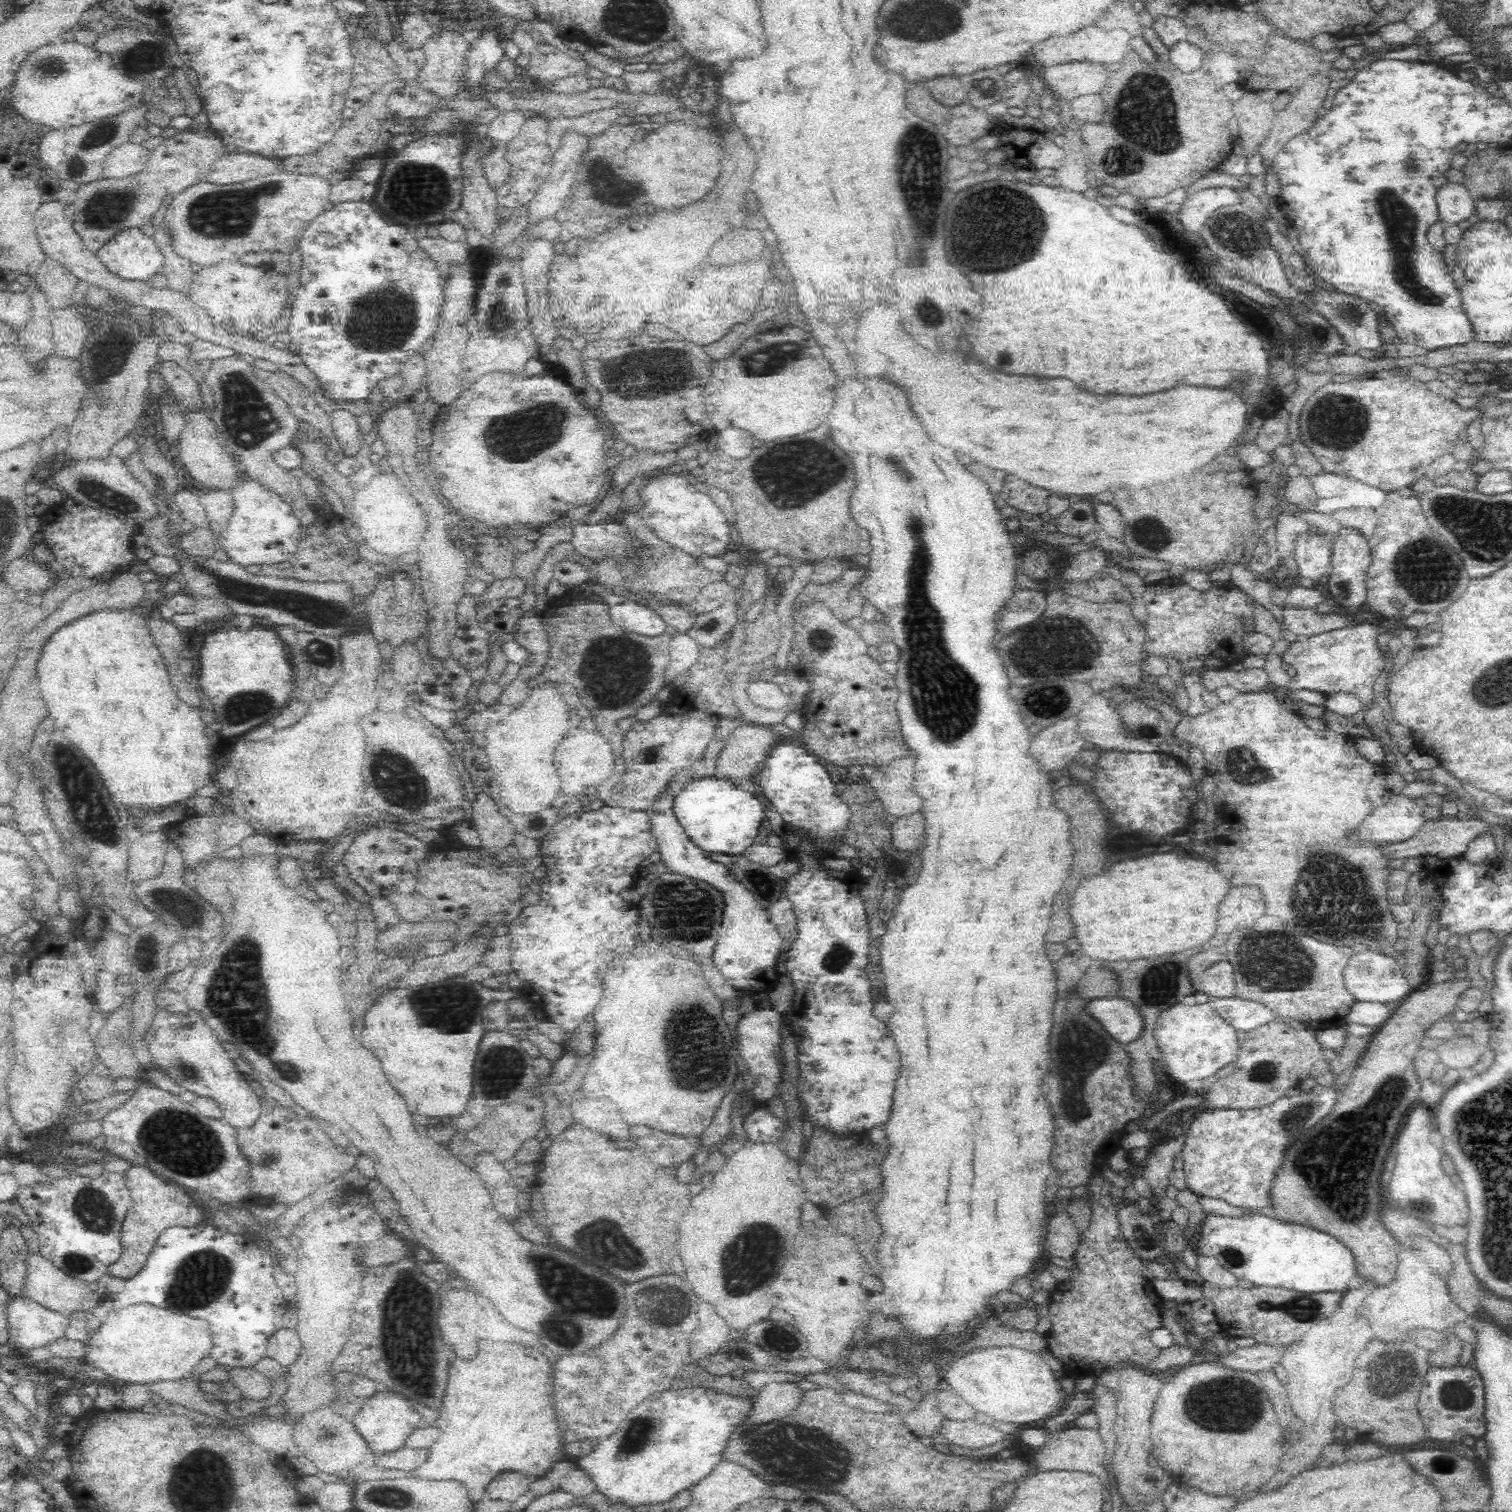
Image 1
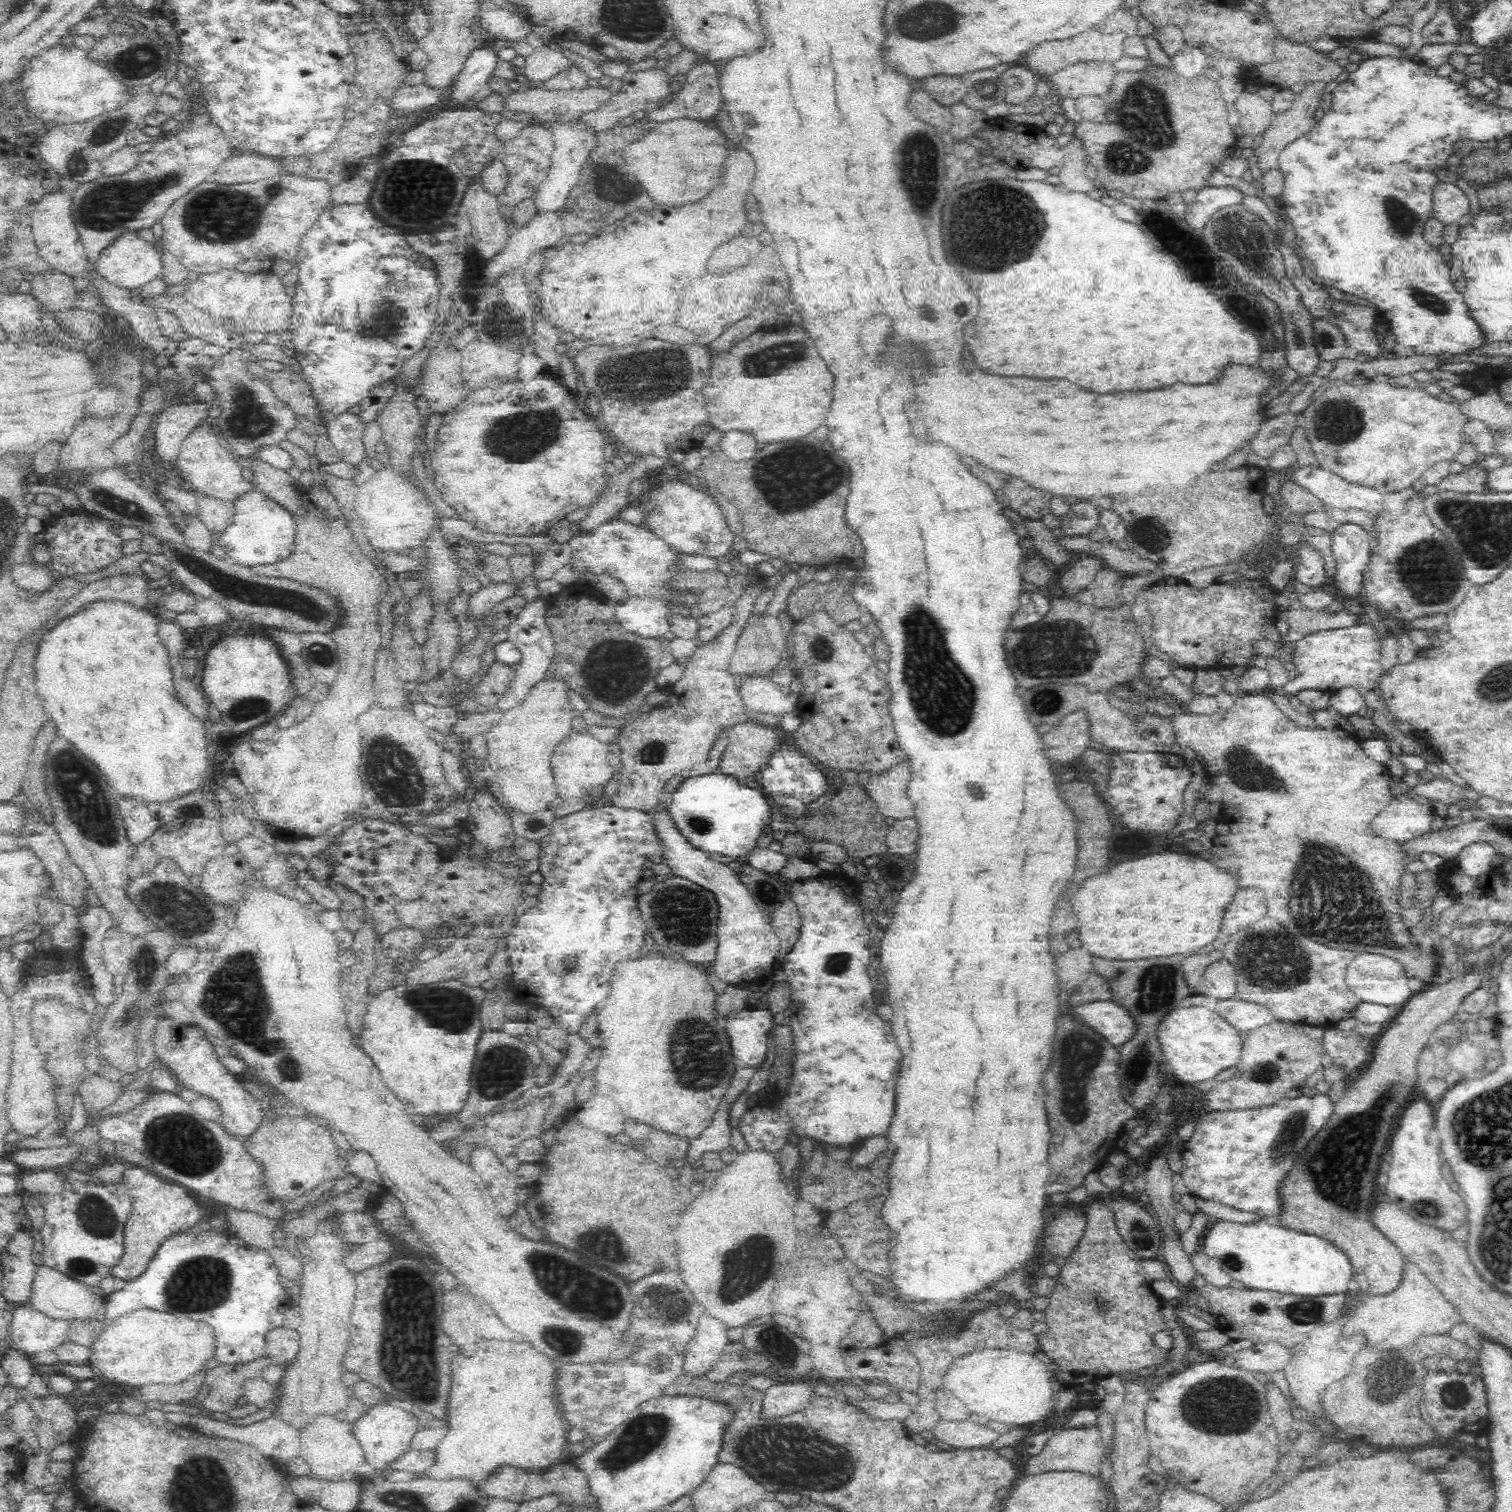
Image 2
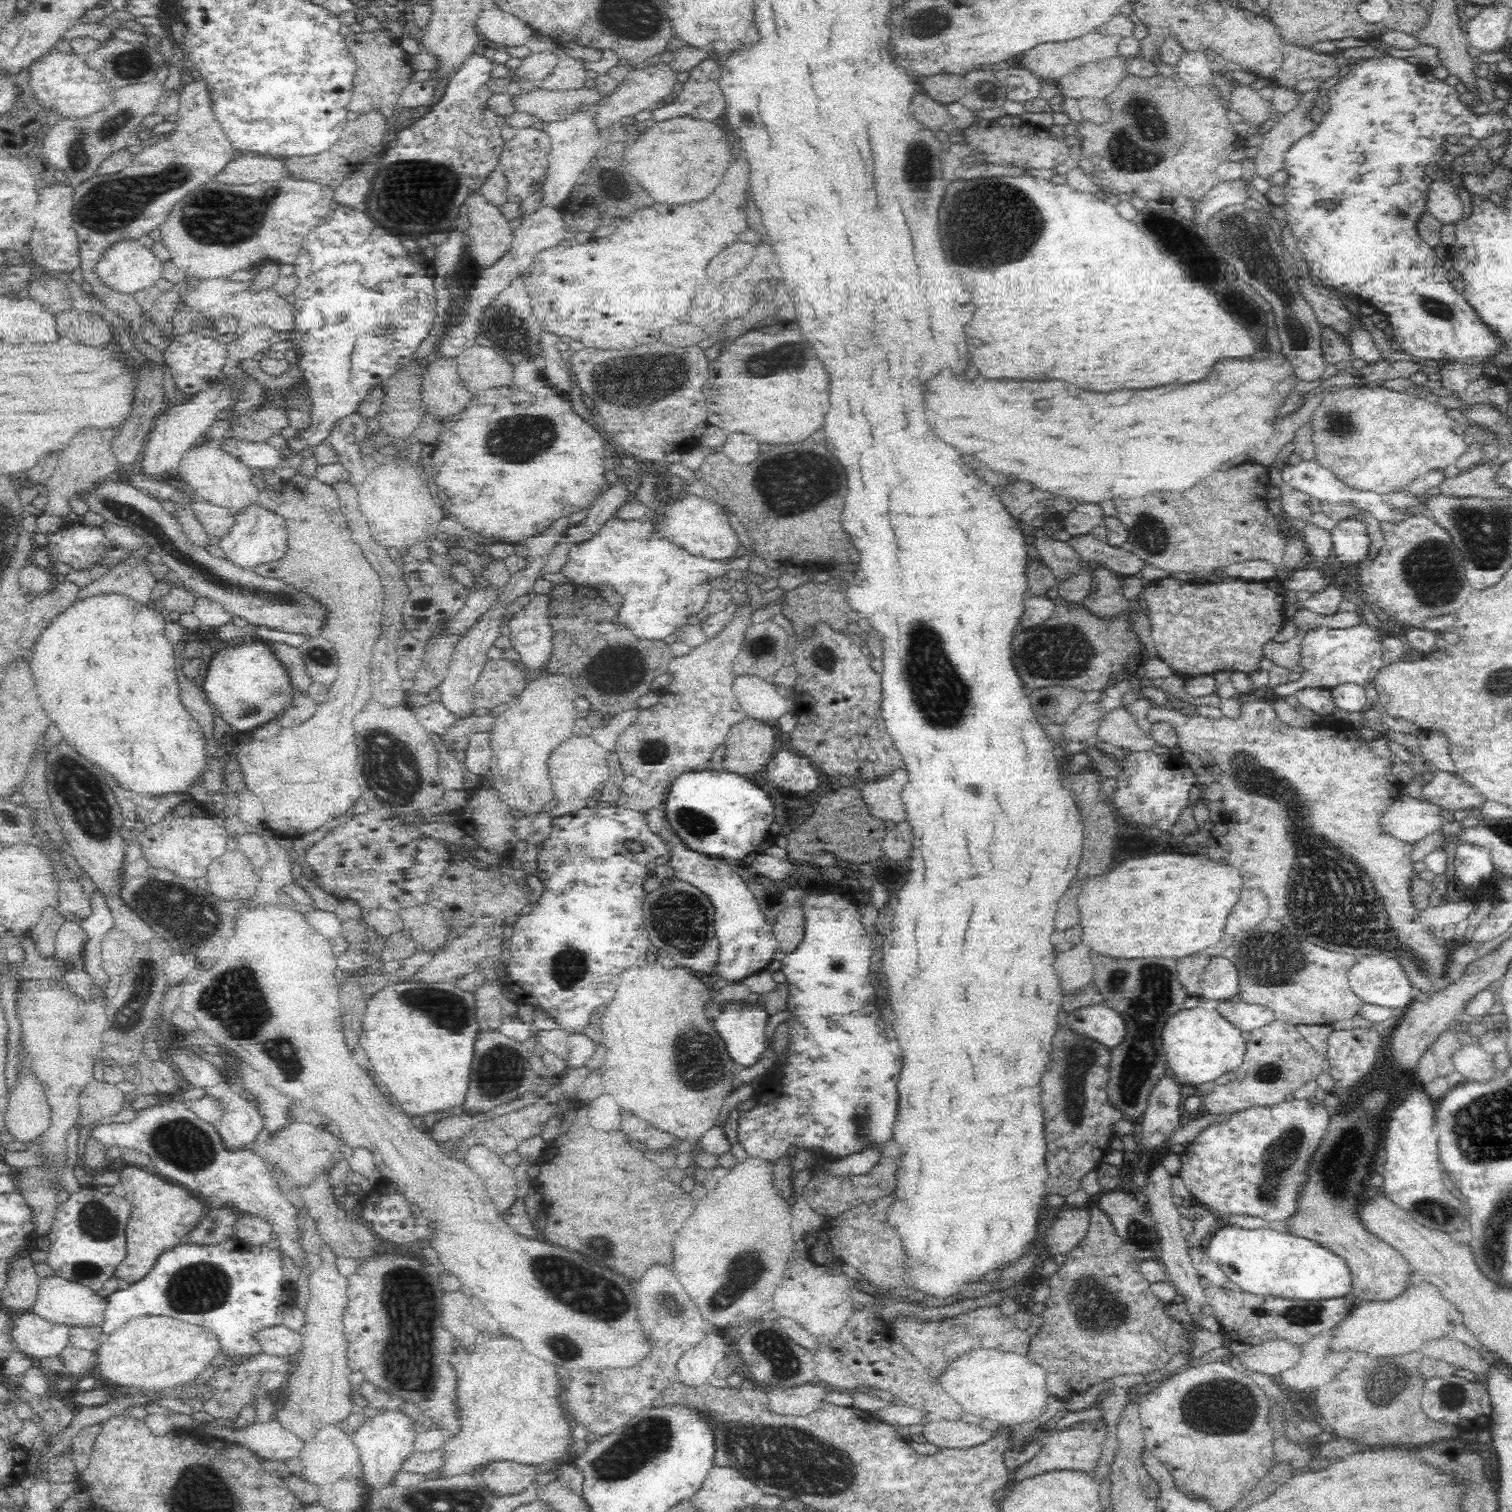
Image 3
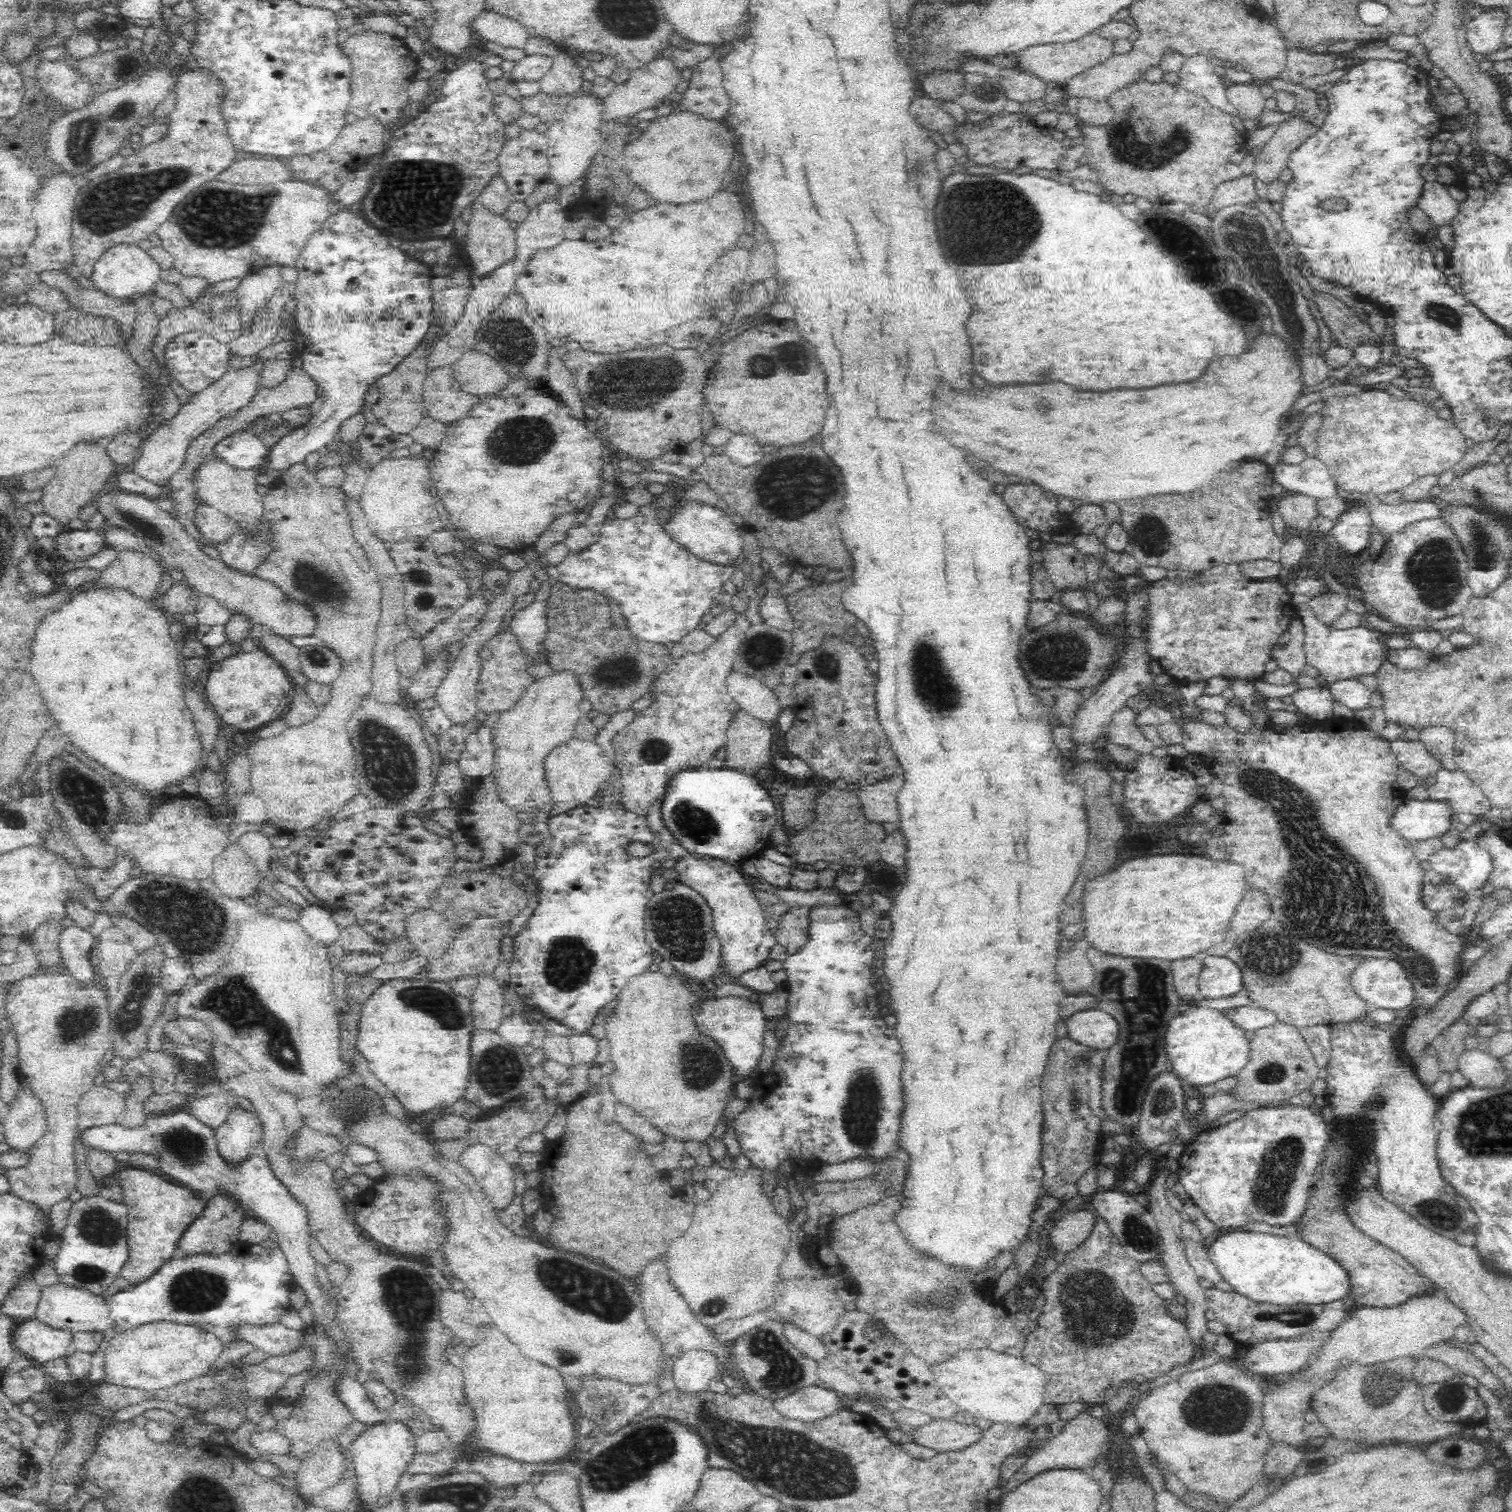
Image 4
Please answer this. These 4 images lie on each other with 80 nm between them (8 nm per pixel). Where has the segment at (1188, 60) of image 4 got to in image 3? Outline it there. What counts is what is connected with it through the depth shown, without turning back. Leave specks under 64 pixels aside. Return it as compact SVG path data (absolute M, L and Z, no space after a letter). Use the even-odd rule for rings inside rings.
M1184 51L1174 66L1175 74L1186 85L1207 85L1213 76L1210 63L1203 51Z

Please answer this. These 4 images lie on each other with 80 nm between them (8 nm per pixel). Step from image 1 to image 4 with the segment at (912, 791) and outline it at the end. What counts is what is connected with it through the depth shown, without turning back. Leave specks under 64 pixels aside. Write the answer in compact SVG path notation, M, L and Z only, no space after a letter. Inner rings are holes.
M903 773L887 776L880 782L864 785L858 790L868 820L876 823L900 823L897 796L904 786Z

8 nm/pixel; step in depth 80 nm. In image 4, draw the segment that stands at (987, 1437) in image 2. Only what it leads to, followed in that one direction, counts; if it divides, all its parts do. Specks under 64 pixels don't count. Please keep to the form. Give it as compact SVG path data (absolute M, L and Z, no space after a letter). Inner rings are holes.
M934 1419L912 1431L912 1442L936 1453L960 1451L984 1438L984 1431L974 1424L960 1424L954 1419Z

